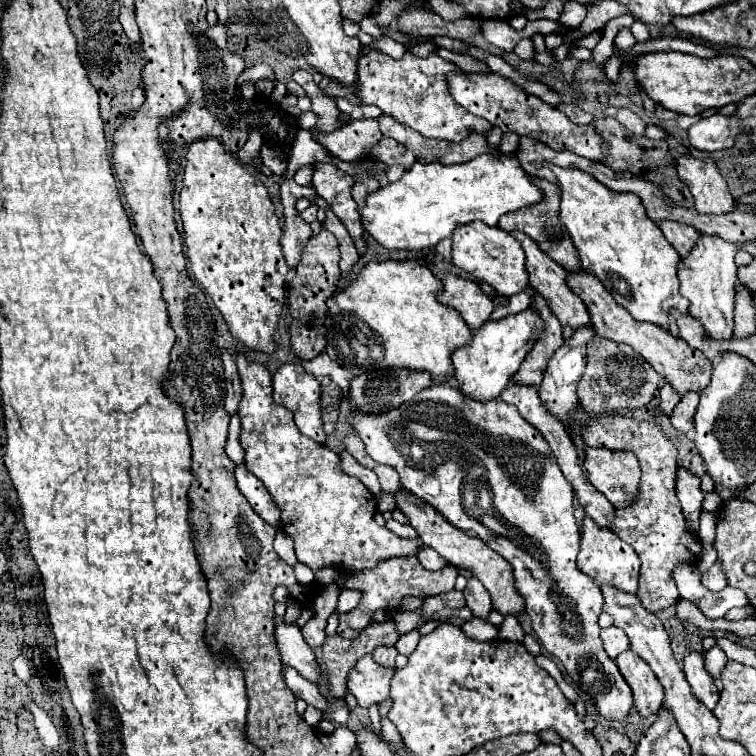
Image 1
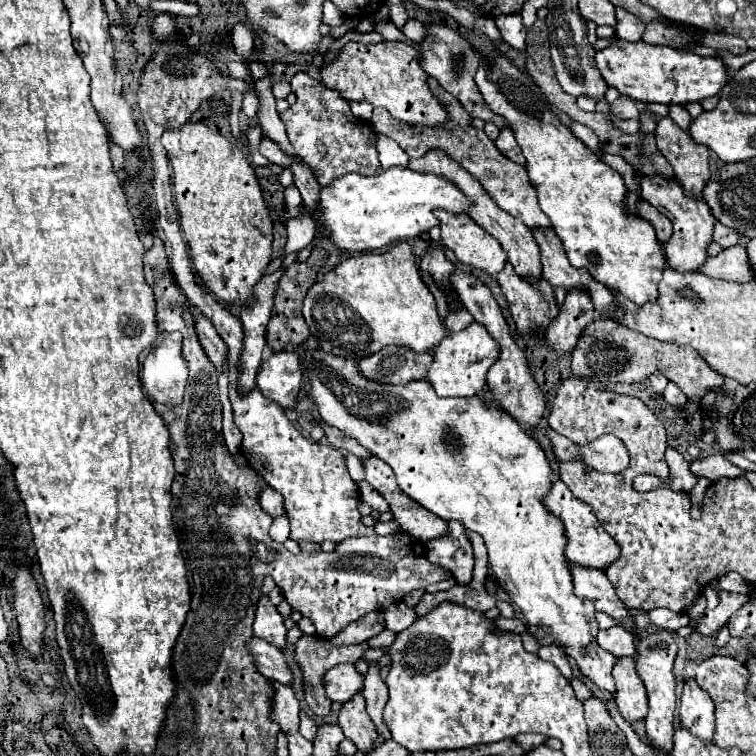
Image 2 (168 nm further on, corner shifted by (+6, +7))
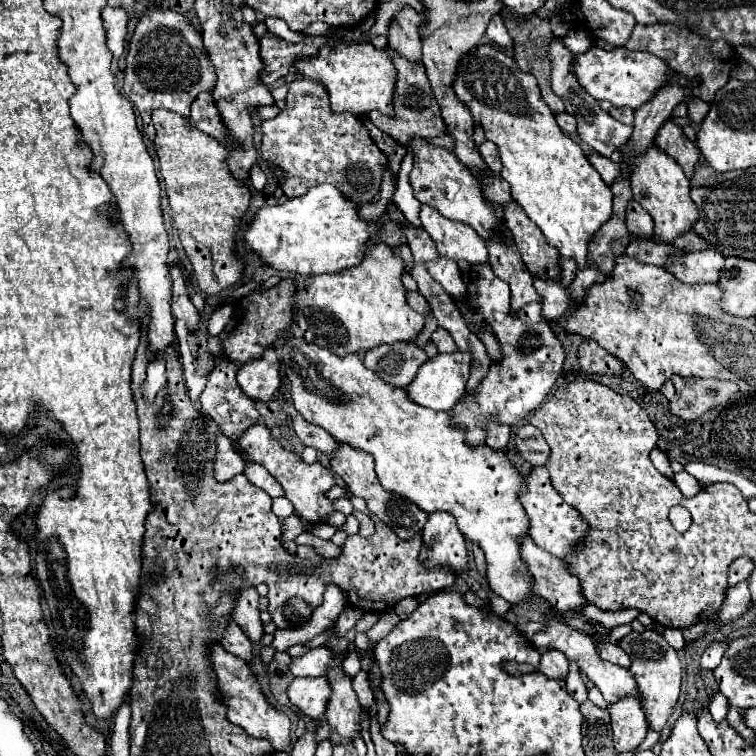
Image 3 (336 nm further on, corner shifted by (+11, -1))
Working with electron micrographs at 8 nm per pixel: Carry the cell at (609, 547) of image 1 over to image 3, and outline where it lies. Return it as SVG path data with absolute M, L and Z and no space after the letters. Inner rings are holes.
M532 467L526 477L526 489L520 491L520 501L530 521L530 539L554 557L568 557L588 531L588 525L582 521L580 513L568 503L564 503L564 499L552 487L546 467Z

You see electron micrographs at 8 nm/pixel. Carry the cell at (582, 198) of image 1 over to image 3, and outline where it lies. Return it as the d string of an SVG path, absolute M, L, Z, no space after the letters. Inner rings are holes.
M482 43L460 59L452 89L478 119L486 139L498 147L504 165L500 177L510 183L512 199L524 207L562 257L576 259L578 269L584 269L592 235L612 215L612 193L580 145L558 127L556 115L540 97L536 79L520 71L504 51Z

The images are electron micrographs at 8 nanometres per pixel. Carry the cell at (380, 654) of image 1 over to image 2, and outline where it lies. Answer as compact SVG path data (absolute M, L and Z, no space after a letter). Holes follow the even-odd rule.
M367 661L367 665L369 665L369 669L367 669L367 675L365 675L365 689L363 689L363 695L367 699L367 713L373 719L373 723L377 725L377 731L387 741L389 739L389 729L387 729L381 713L383 713L383 709L387 705L389 689L387 689L385 681L381 679L379 661Z

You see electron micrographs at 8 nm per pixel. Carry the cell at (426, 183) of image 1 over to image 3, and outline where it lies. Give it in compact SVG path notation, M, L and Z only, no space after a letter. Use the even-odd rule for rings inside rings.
M316 185L308 189L304 195L296 199L288 199L282 205L260 207L252 217L248 229L244 231L244 247L254 253L264 265L284 271L288 275L322 275L322 273L338 273L346 267L354 267L360 263L364 255L366 241L376 233L376 223L366 223L358 217L358 205L344 199L342 193L334 185Z

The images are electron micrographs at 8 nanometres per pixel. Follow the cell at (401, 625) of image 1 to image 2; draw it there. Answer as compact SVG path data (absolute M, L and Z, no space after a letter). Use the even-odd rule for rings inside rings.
M373 611L357 621L353 621L351 625L347 625L341 633L337 633L331 643L335 645L349 645L349 643L359 643L365 639L371 639L375 635L379 635L385 629L385 619L381 611Z

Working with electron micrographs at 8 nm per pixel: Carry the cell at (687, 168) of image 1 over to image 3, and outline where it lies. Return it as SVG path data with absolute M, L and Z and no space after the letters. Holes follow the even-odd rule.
M666 121L666 123L658 129L654 141L656 141L656 145L658 145L662 151L666 151L670 157L676 159L676 163L684 169L686 177L692 177L694 165L696 165L696 161L698 161L698 157L700 157L700 151L698 151L698 147L696 147L696 143L692 143L692 141L684 135L682 127L678 127L674 121Z

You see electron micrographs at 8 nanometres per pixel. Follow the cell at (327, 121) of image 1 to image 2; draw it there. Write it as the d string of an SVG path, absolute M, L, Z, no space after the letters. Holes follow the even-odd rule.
M303 71L291 79L291 87L297 95L297 101L281 115L281 119L287 127L295 153L313 169L317 181L321 185L329 185L329 181L345 173L375 175L379 167L375 149L377 135L367 121L355 119L349 109L349 101Z

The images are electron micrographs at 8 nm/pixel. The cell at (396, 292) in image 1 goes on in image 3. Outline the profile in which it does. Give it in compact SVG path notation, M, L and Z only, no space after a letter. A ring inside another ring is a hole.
M378 243L364 251L360 265L332 275L310 277L296 309L296 323L304 339L318 347L330 347L340 357L366 353L382 343L414 341L424 327L424 317L406 303L402 271L402 259L386 243Z

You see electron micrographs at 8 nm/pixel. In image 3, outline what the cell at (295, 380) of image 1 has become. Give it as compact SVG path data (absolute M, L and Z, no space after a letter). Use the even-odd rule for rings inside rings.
M266 349L258 359L244 363L238 369L236 379L248 397L270 401L280 387L278 369L280 369L280 363L274 349Z

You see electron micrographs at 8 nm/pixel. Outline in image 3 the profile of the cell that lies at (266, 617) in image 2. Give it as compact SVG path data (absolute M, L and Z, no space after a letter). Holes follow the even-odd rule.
M254 587L240 589L240 593L236 595L232 619L240 625L240 629L244 629L250 641L256 641L256 643L260 641L264 631L260 621L260 609L258 609L258 591Z

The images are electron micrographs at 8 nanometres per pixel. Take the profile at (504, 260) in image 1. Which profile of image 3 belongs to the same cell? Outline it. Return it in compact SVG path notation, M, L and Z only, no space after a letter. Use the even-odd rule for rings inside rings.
M422 205L420 209L422 229L432 237L442 257L454 261L468 261L472 265L488 263L488 249L484 239L468 225L442 217L434 207Z

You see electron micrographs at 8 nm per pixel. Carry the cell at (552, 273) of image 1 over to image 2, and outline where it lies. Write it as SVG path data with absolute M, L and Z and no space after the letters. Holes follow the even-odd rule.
M429 151L421 159L409 159L409 169L413 169L413 171L429 171L429 173L441 173L441 175L449 177L473 201L473 205L467 209L467 215L477 225L481 225L485 231L489 231L489 235L493 235L497 241L501 241L501 247L509 253L509 263L515 267L515 273L521 275L521 277L525 277L527 281L541 279L541 251L539 251L539 245L537 245L537 241L533 237L533 231L525 223L509 217L509 213L497 209L495 201L489 197L489 193L485 193L485 189L479 185L479 181L475 177L471 177L471 173L467 173L463 167L459 167L455 161L451 161L441 151Z

